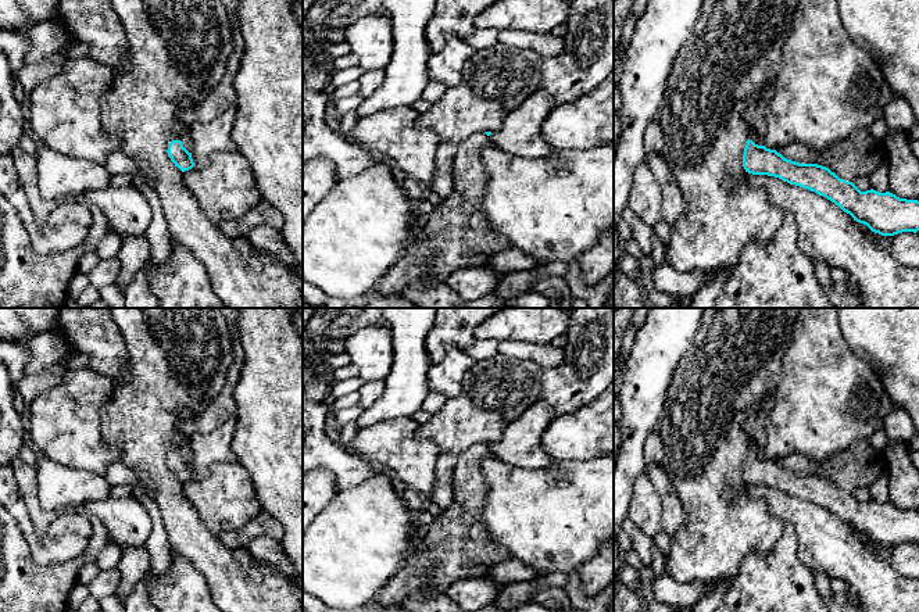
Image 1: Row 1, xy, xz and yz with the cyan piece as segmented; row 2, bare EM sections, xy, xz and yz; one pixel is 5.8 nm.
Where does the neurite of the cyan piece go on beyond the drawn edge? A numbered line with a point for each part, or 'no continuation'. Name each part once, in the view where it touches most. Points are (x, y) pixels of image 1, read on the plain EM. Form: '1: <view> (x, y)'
1: yz (757, 448)

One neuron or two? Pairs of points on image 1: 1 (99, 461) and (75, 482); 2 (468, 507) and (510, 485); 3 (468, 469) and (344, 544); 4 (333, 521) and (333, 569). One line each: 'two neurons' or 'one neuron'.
1: two neurons
2: two neurons
3: two neurons
4: one neuron

